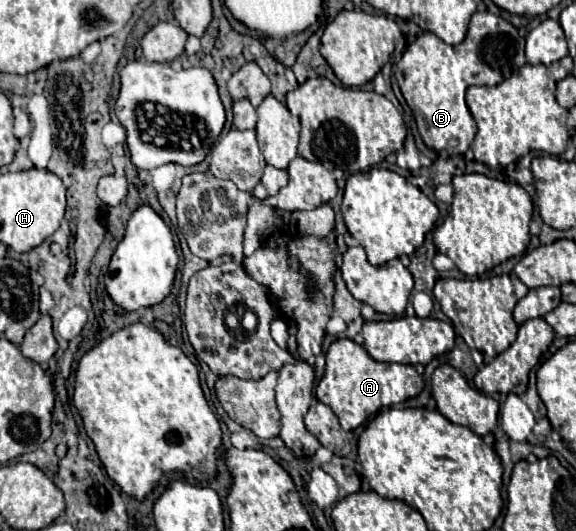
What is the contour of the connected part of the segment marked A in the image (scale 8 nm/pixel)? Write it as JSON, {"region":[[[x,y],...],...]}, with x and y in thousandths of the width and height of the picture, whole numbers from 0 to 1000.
{"region":[[[587,638],[566,665],[566,702],[549,729],[549,748],[583,778],[597,812],[615,812],[660,770],[715,751],[734,733],[736,716],[715,687],[649,680],[628,650]]]}

